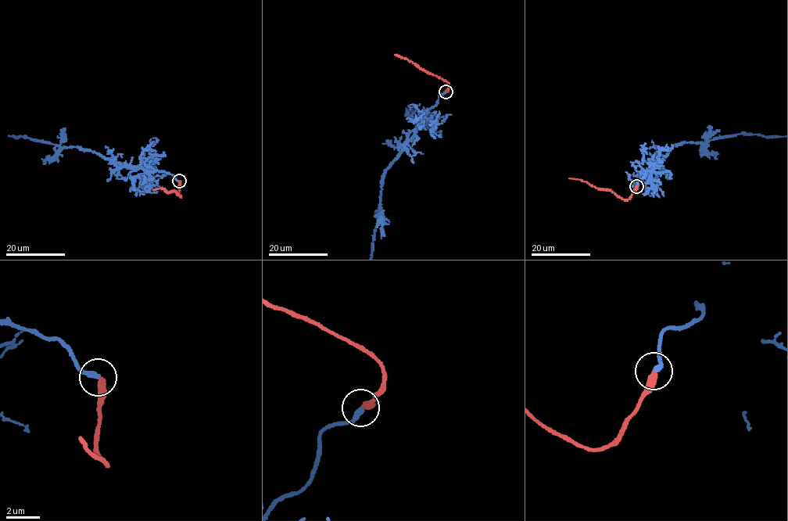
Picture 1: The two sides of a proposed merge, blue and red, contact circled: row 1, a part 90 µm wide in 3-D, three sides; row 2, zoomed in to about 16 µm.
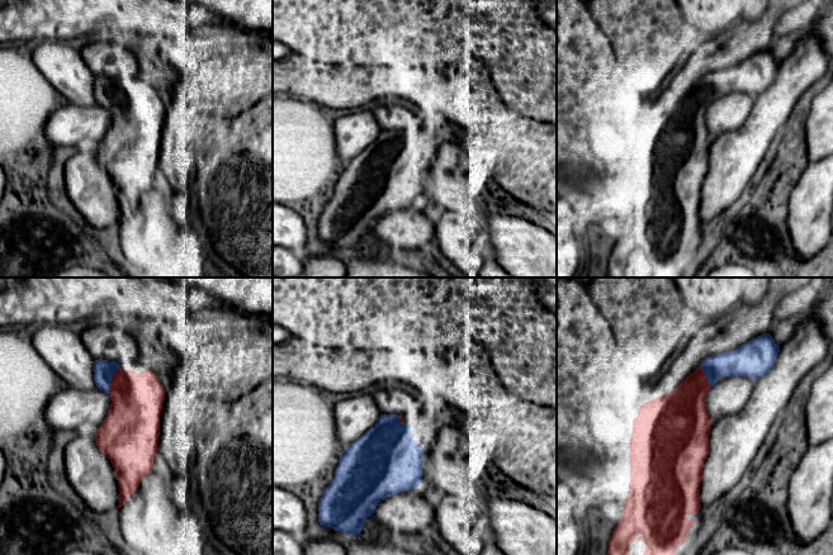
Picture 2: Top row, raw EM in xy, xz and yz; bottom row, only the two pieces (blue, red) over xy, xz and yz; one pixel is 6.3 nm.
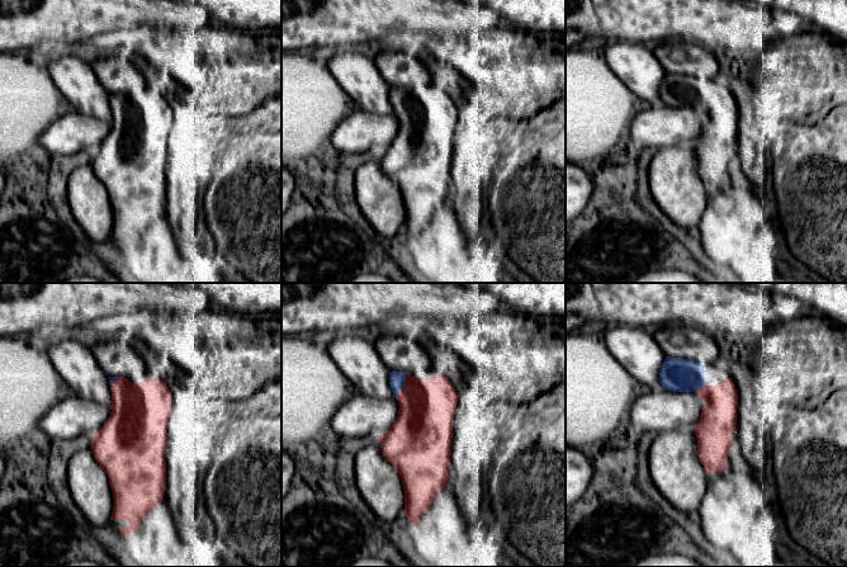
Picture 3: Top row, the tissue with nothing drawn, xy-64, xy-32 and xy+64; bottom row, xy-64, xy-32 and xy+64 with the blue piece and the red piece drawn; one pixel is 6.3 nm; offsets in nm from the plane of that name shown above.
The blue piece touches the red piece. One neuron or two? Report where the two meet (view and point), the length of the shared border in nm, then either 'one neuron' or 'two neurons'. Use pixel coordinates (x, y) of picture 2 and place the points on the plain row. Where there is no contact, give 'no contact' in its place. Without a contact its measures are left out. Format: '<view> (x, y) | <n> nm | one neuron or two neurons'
xy (110, 96) | 190 nm | one neuron

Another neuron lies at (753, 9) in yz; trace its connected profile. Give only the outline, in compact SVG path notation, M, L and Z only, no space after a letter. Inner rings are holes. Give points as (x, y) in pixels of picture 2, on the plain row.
M743 0L742 6L742 22L752 22L767 11L770 0Z

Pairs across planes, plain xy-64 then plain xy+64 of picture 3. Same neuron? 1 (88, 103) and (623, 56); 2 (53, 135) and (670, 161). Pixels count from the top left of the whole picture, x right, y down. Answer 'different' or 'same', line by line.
1: same
2: different

